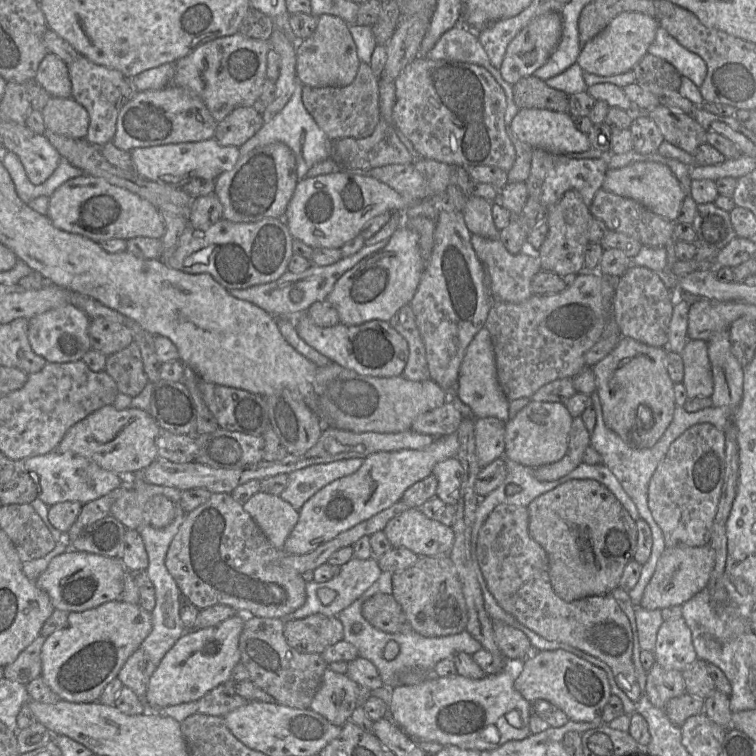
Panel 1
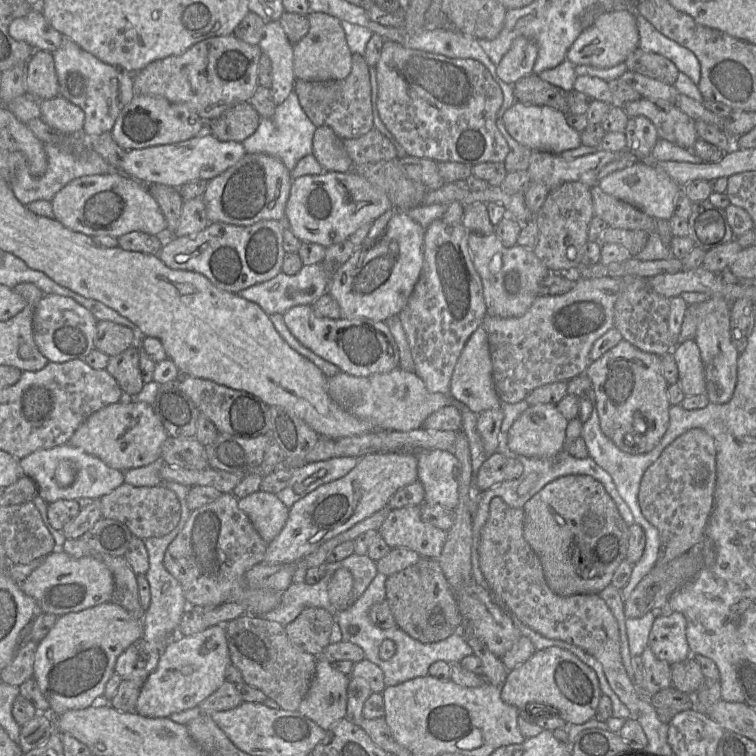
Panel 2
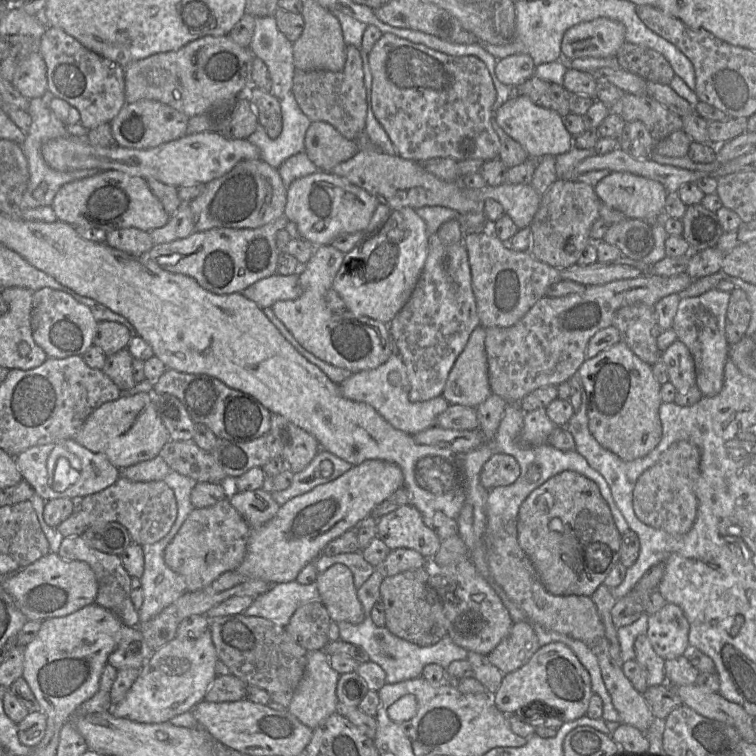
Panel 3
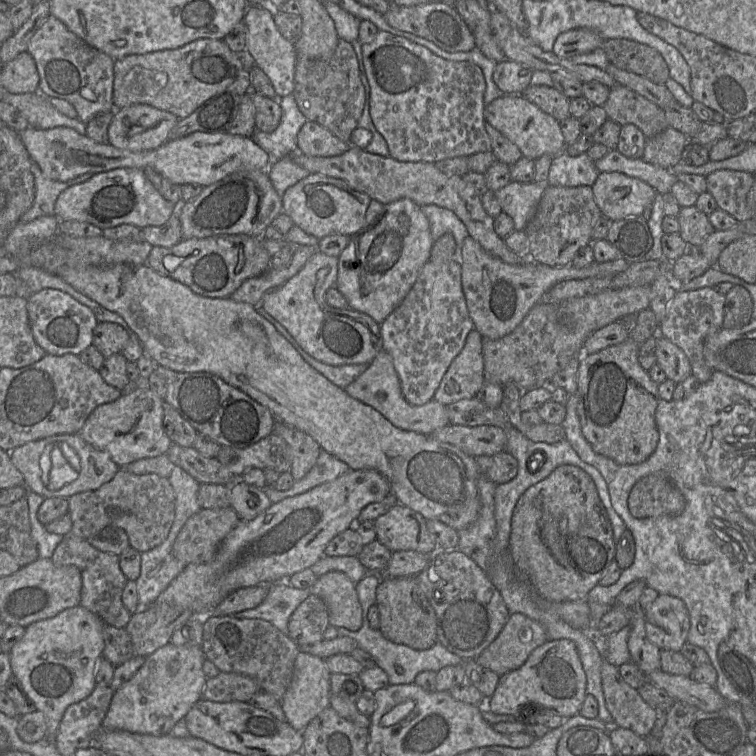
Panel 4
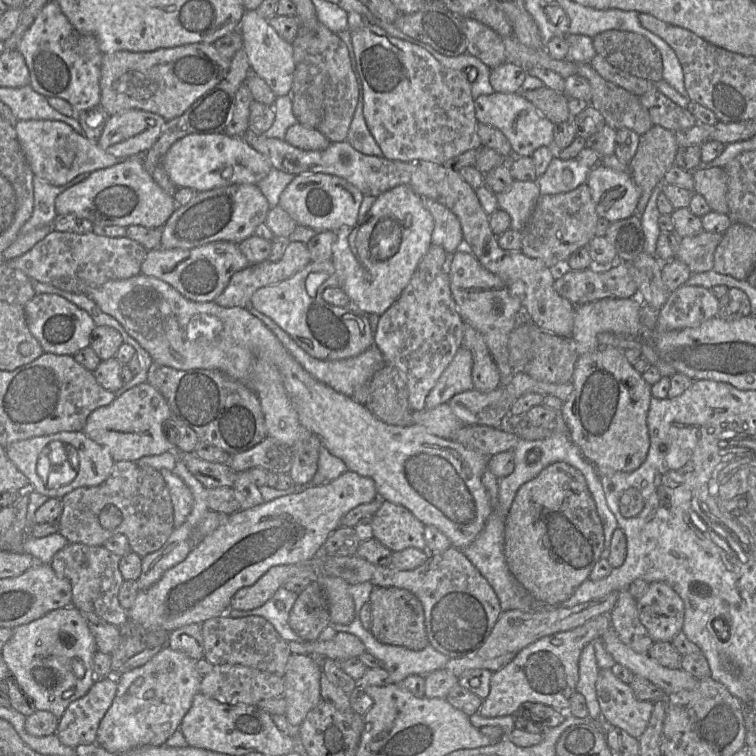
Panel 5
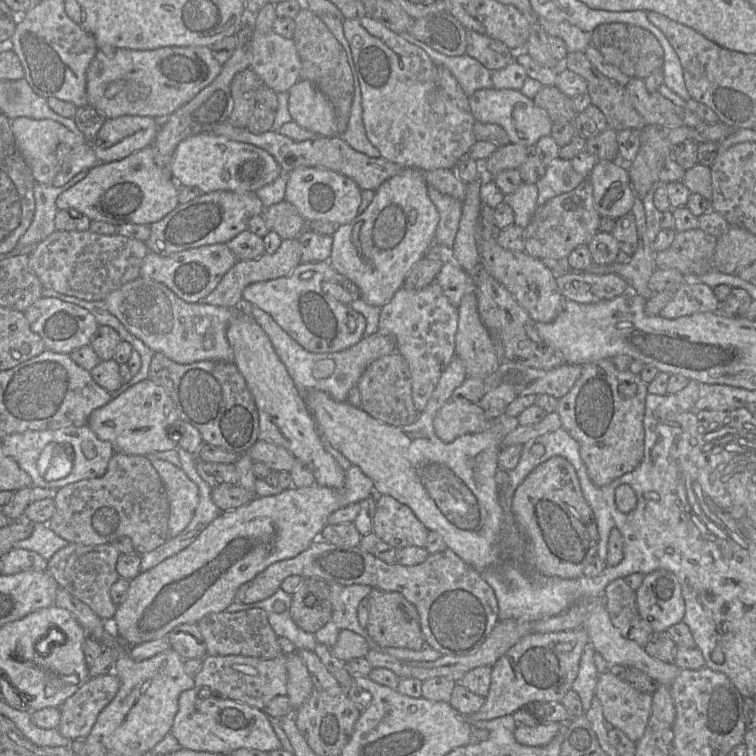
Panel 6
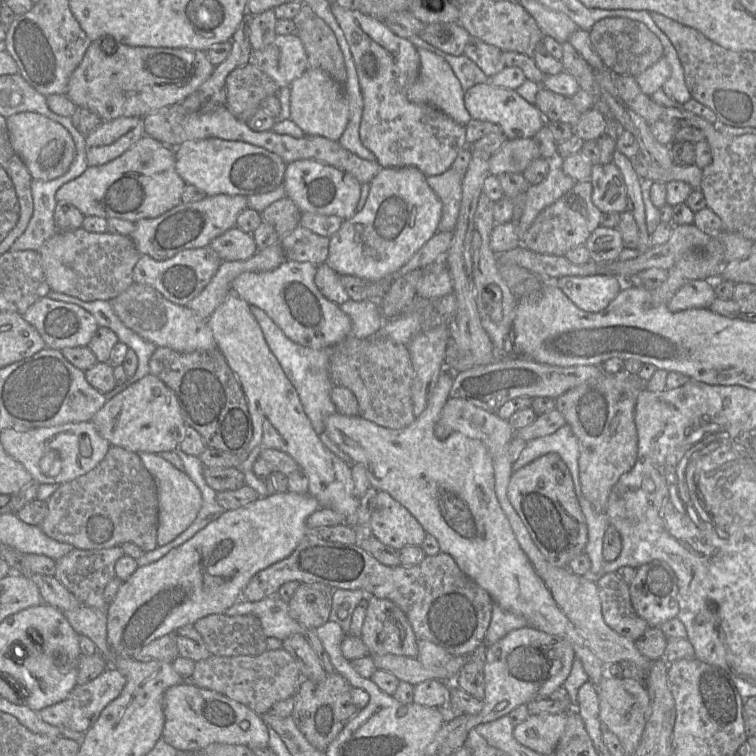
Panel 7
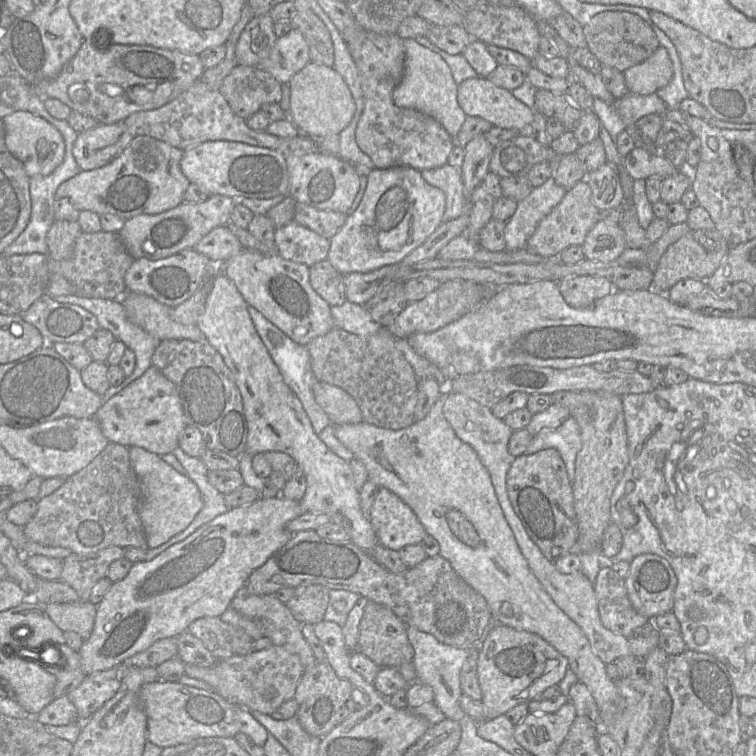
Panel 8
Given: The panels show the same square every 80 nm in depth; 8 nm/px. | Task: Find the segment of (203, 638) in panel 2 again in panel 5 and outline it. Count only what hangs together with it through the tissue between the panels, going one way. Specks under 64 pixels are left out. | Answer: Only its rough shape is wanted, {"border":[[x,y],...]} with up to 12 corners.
{"border":[[165,645],[119,673],[96,743],[165,744],[200,692],[196,660]]}

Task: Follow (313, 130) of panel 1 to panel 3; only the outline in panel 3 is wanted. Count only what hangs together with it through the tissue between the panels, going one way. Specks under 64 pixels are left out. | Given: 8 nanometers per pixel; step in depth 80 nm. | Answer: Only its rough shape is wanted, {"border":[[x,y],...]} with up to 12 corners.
{"border":[[292,92],[280,100],[282,130],[271,139],[259,123],[247,138],[276,169],[304,152],[312,122]]}

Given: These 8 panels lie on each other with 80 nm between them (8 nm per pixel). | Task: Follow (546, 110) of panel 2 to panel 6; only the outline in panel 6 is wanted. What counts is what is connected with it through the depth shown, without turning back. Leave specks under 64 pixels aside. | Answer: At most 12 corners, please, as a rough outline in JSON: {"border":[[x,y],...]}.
{"border":[[486,88],[468,98],[480,123],[532,149],[552,121],[519,90]]}

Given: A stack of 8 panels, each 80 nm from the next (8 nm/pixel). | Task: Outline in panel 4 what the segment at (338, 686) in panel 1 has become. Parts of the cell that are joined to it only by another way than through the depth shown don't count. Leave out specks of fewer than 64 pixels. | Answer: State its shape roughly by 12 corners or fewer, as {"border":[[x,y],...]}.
{"border":[[299,652],[280,702],[299,732],[330,706],[326,661]]}

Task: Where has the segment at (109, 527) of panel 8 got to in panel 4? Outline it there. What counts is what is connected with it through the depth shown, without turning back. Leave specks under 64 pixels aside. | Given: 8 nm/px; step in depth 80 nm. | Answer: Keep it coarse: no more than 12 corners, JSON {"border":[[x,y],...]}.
{"border":[[126,467],[68,502],[71,535],[105,527],[140,553],[175,519],[169,479]]}

